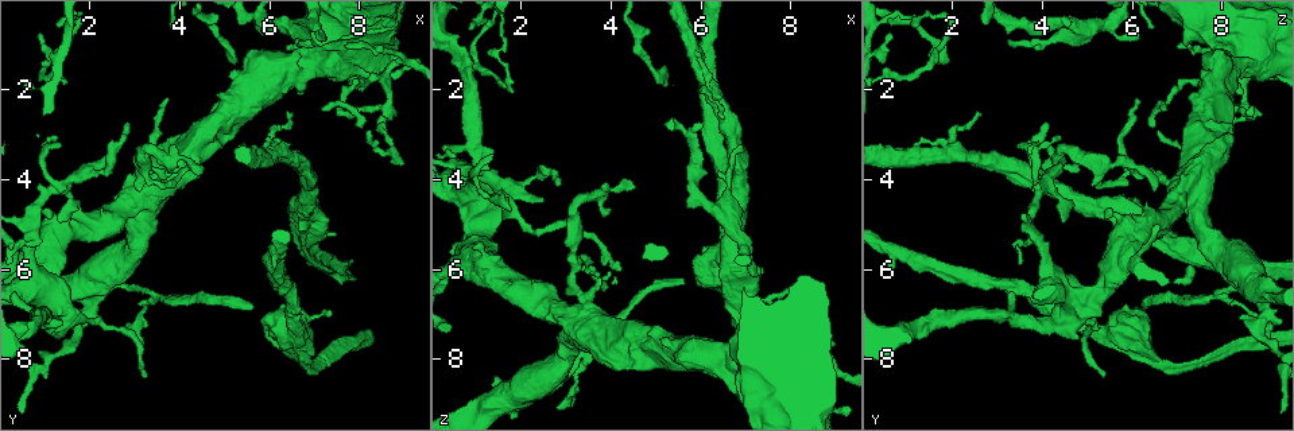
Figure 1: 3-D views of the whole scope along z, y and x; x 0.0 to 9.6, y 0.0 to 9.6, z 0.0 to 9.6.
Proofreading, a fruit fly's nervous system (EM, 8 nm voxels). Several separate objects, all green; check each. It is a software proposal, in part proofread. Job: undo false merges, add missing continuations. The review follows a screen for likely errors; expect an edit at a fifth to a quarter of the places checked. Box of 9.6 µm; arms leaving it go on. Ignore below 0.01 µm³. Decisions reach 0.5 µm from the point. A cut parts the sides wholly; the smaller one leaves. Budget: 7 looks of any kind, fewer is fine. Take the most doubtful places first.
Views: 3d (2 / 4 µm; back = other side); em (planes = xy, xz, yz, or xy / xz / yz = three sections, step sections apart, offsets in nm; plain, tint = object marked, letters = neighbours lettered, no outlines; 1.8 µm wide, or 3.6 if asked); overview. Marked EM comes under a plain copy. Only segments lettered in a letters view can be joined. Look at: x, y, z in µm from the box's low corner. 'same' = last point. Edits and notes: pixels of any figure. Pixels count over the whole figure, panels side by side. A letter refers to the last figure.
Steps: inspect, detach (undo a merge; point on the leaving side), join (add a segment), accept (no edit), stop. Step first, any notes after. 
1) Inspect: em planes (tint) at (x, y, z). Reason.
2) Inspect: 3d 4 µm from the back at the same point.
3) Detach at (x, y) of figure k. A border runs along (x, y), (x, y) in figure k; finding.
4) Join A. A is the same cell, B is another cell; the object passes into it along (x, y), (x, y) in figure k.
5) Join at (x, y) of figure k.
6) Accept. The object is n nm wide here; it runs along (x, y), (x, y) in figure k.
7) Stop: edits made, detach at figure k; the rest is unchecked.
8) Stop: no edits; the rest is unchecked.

Inspect: em xz step 16 (letters) at (5.25, 1.45, 1.90). An open end.

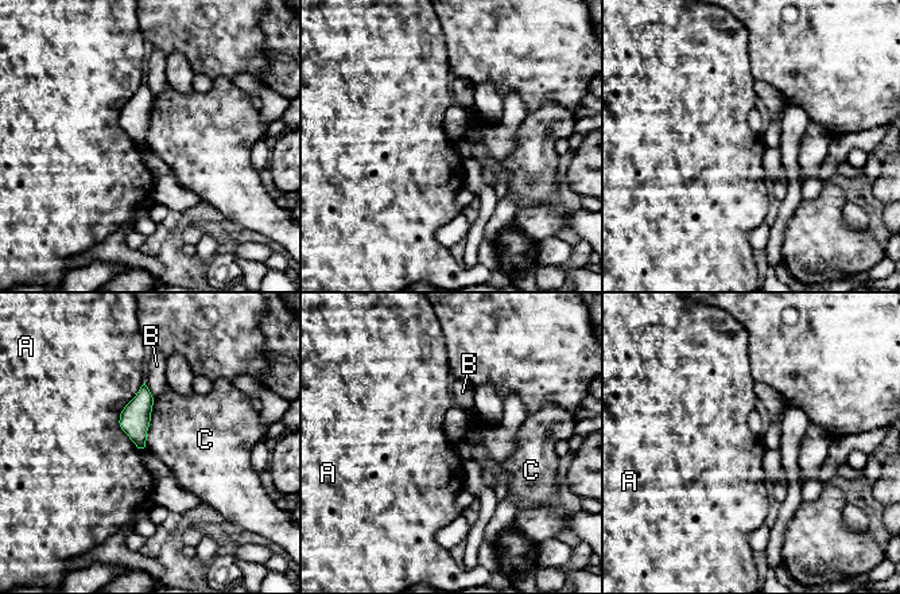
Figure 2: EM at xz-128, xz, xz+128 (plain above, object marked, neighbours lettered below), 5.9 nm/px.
Inspect: em planes (letters) at the same point. Cut it another way.

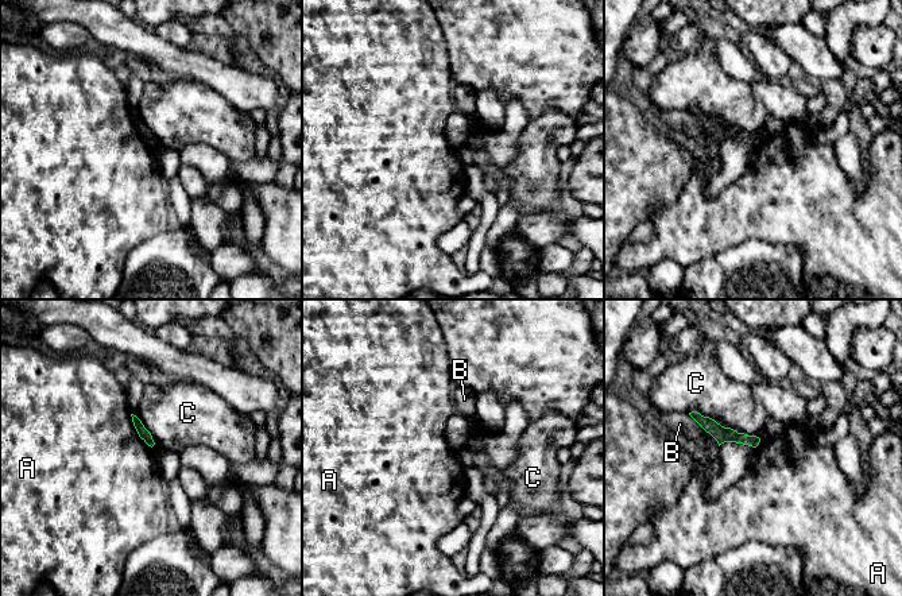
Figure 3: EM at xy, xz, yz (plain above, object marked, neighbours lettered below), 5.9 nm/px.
Accept. A, B and C are other cells; it runs along (696, 415), (722, 434), (755, 441) in figure 3; none of them fits.

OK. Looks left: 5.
Inspect: em 3.6 µm planes (tint) at (3.50, 4.10, 6.90). Calibre changes.

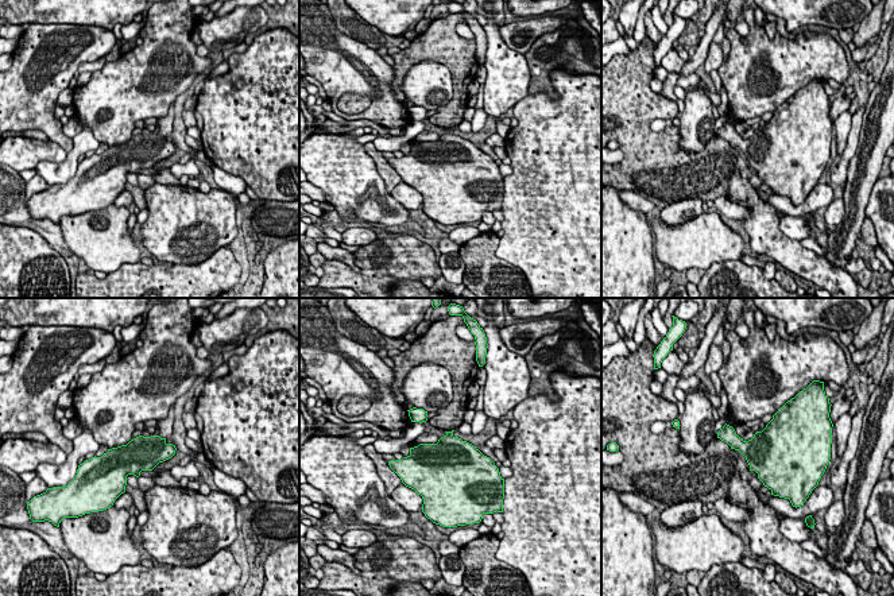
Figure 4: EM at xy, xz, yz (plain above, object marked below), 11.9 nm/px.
Inspect: em 3.6 µm planes (letters) at the same point.

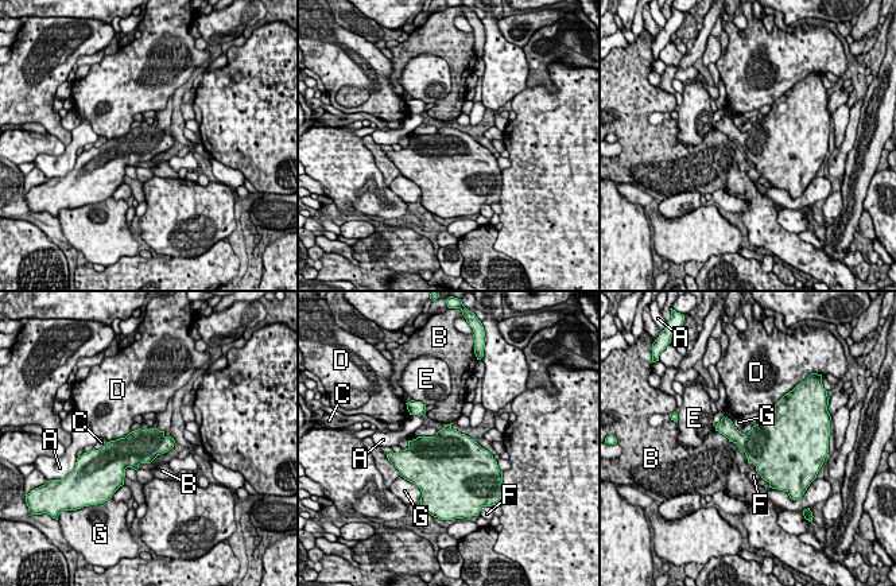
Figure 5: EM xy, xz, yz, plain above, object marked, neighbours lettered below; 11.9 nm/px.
Accept. A, B, C, D, E, F and G are other cells; a border runs along (714, 430), (734, 443) in figure 5; continuous, no second neuron.

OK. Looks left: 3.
Inspect: 3d 4 µm from the back at (7.35, 6.95, 6.00). Branch stops here.

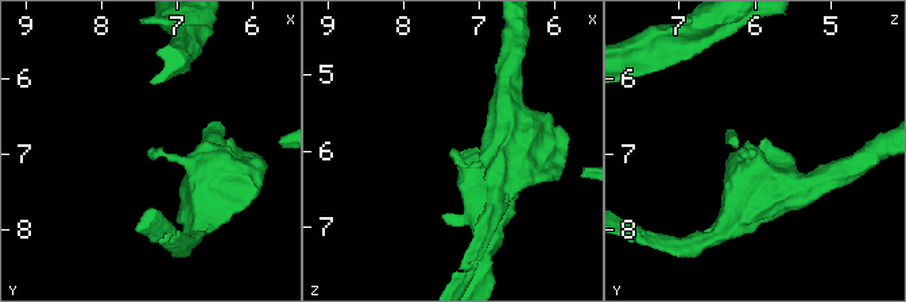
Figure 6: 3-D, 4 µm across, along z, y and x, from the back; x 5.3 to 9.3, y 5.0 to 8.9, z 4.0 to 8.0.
Inspect: em xz step 4 (letters) at (7.35, 6.95, 5.95).

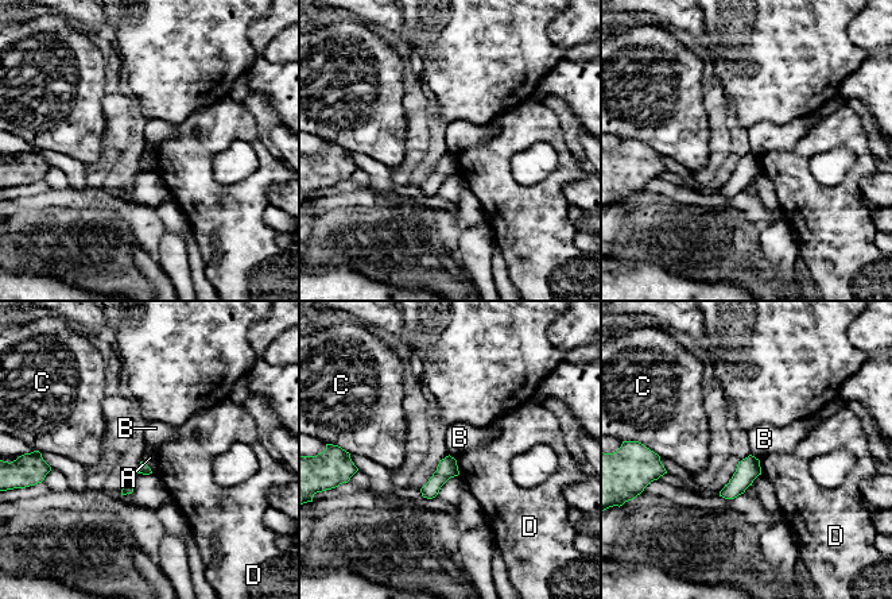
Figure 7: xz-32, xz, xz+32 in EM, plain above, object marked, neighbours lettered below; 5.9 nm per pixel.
Accept. The longest contact is with D, 110 nm; A, B, C and D are other cells; a border runs along (751, 453), (759, 460) in figure 7; none of them fits.

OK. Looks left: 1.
Stop: no edits; the rest is unchecked.

